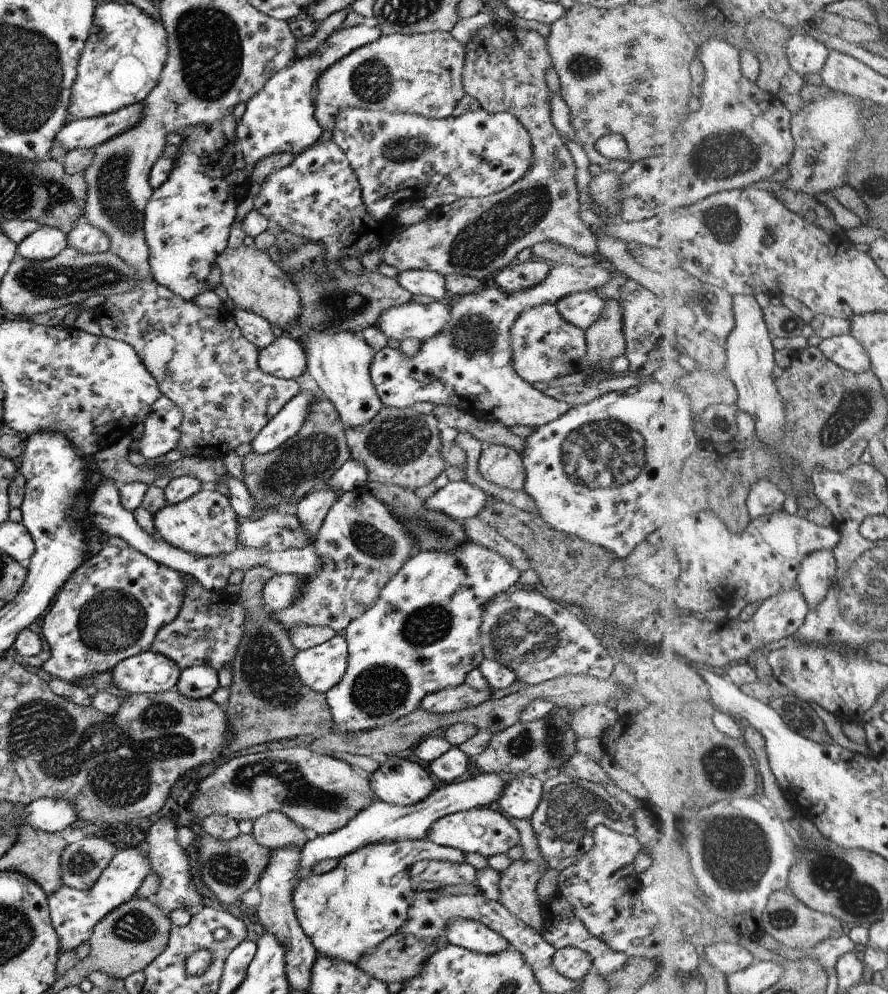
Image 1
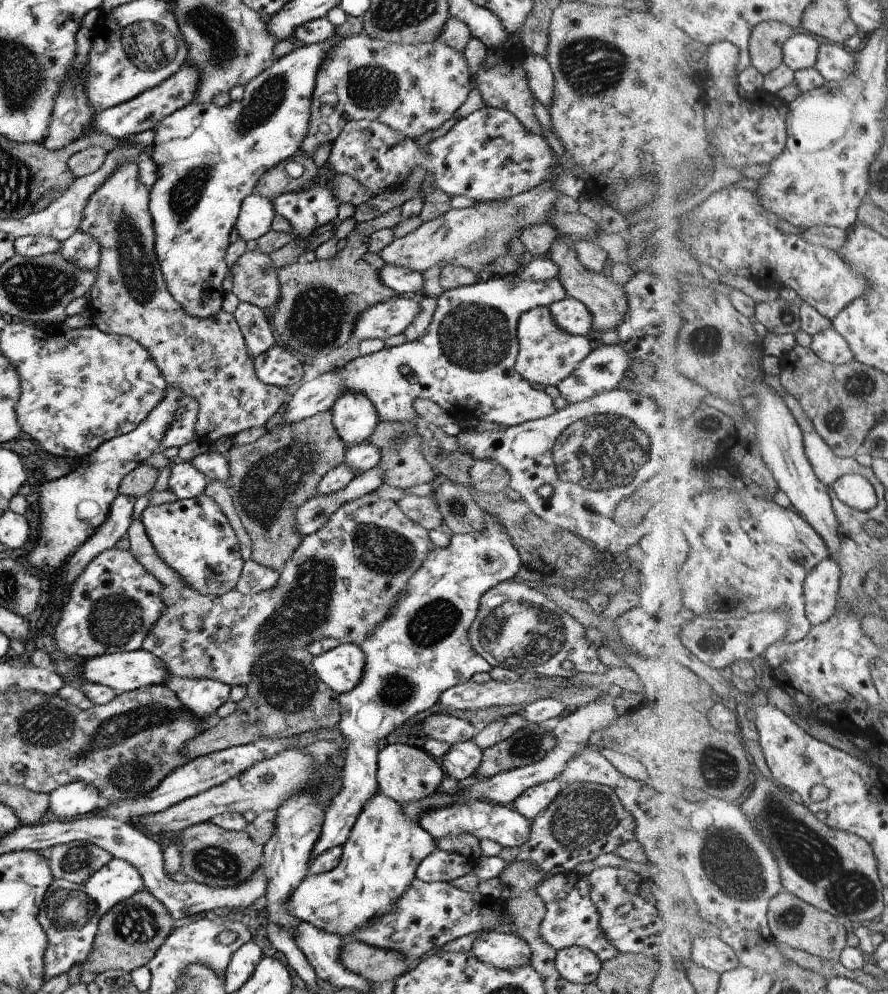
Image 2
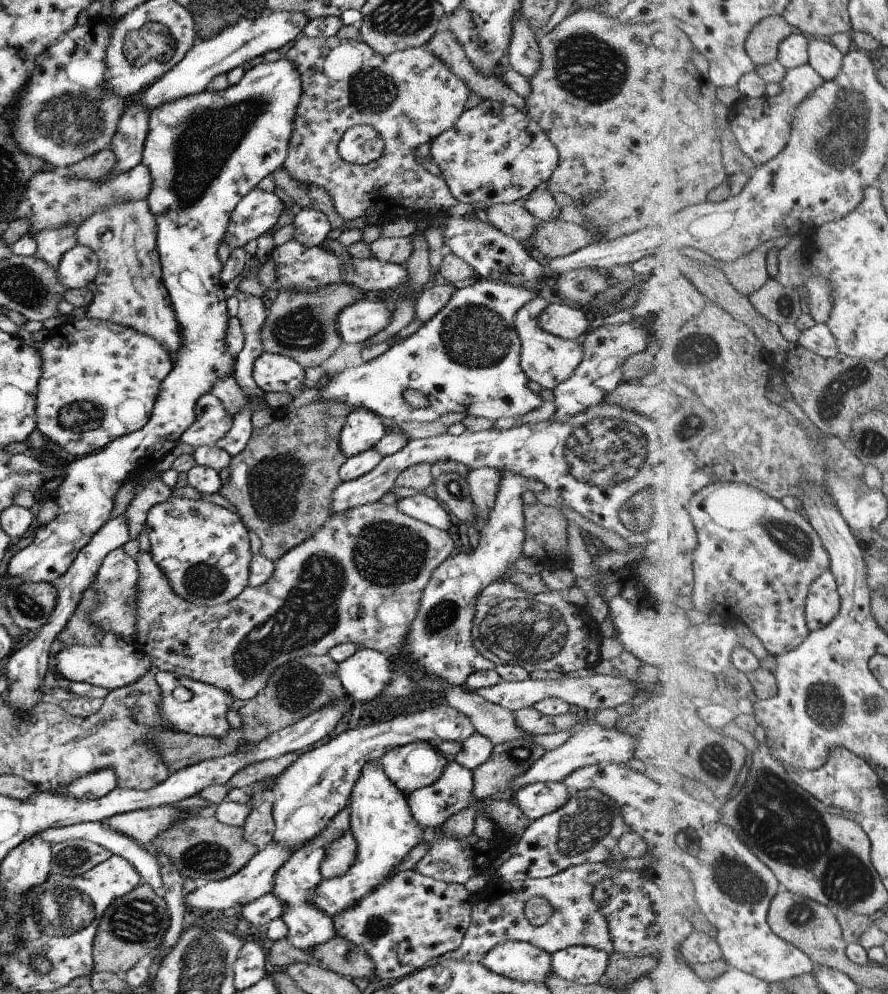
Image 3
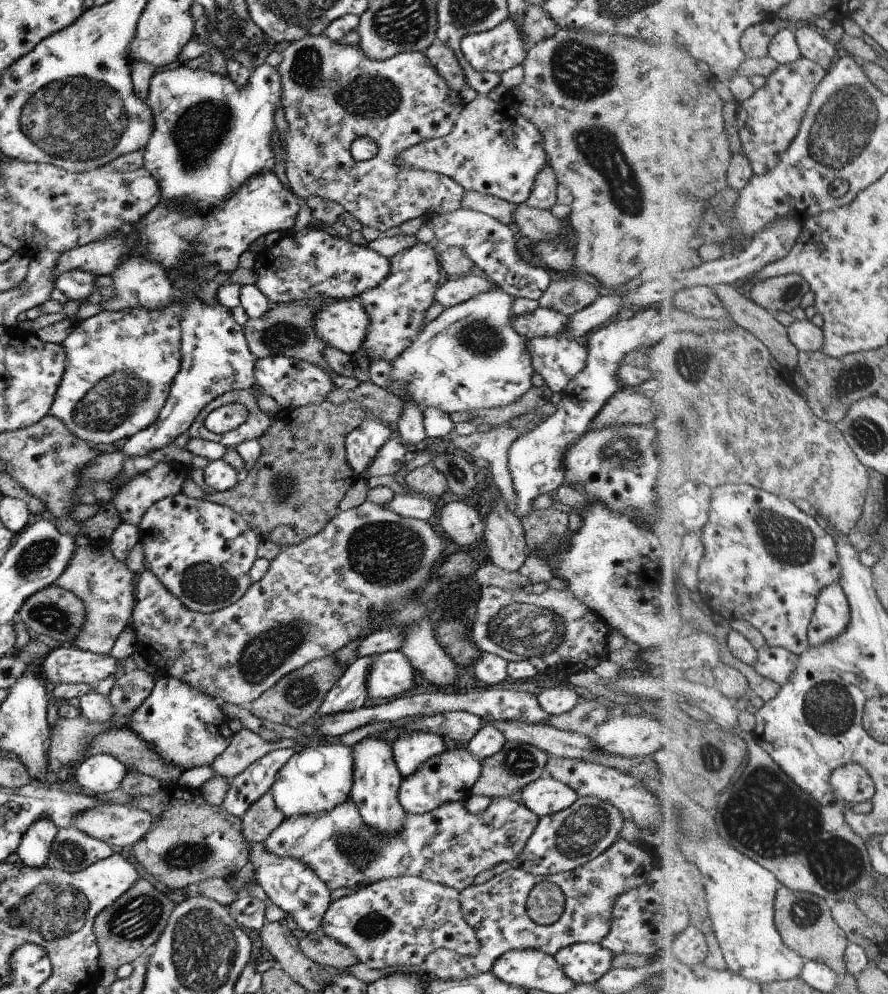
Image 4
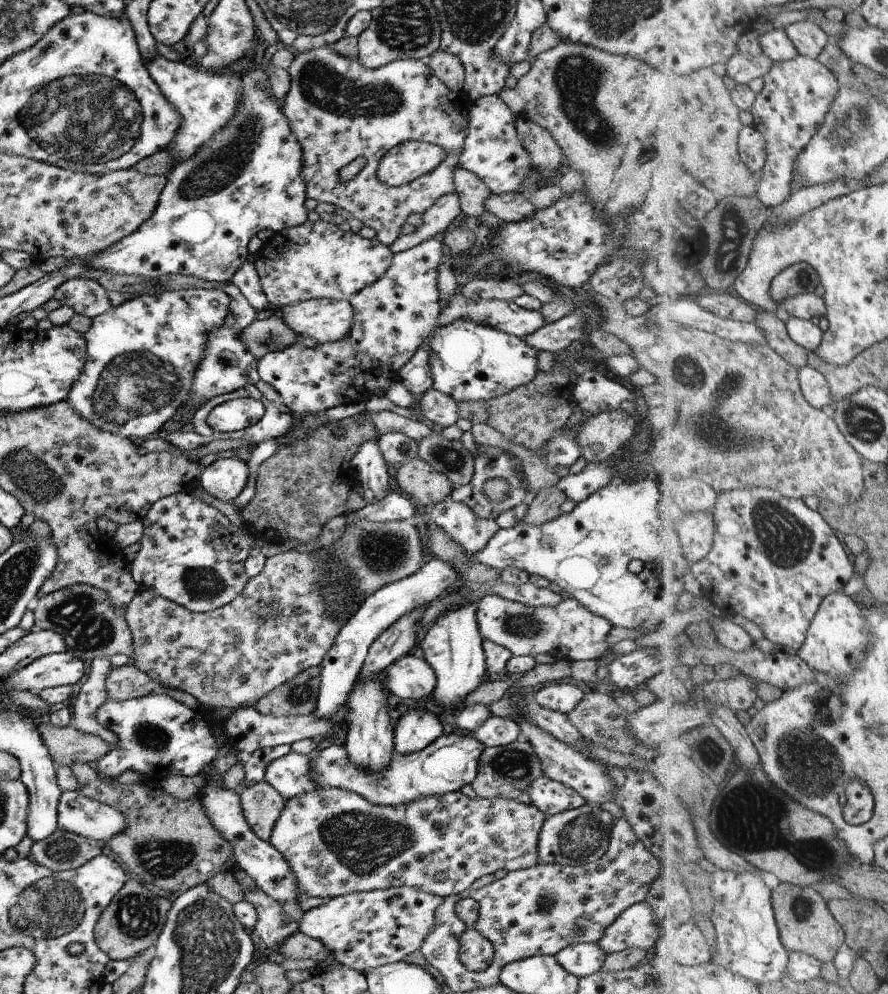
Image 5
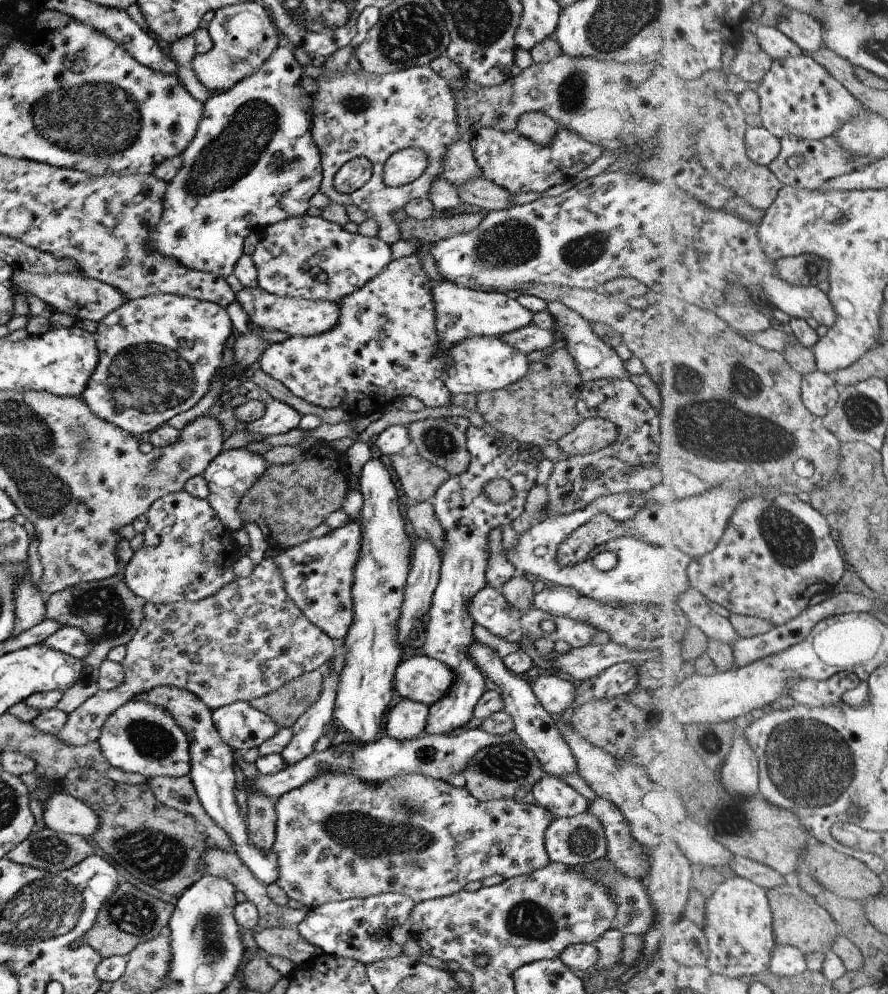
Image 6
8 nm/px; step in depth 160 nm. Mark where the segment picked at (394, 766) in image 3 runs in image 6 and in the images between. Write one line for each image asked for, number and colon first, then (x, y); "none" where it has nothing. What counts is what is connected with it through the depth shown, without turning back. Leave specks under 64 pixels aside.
4: (409, 750)
5: (415, 728)
6: (406, 719)

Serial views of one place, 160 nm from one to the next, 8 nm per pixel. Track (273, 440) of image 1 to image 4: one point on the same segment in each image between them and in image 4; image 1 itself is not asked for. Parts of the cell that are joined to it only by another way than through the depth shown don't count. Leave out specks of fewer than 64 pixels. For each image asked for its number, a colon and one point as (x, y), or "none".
2: (464, 361)
3: (465, 358)
4: (469, 356)

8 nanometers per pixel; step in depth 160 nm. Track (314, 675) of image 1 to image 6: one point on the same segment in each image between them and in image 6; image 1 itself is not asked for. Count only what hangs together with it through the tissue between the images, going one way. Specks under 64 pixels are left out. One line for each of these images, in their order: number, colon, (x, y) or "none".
2: (340, 668)
3: (363, 675)
4: (390, 674)
5: (410, 677)
6: (419, 678)

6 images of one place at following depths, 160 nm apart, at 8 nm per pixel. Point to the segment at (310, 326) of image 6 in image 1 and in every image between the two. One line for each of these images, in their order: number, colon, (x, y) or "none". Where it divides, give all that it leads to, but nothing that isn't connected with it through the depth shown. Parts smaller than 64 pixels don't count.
1: (420, 321)
2: (383, 319)
3: (358, 321)
4: (342, 324)
5: (325, 320)

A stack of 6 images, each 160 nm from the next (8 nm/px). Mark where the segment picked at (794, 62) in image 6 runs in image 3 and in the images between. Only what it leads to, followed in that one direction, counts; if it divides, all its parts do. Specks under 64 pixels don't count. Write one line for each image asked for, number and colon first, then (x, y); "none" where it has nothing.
3: (763, 130)
4: (768, 122)
5: (797, 95)

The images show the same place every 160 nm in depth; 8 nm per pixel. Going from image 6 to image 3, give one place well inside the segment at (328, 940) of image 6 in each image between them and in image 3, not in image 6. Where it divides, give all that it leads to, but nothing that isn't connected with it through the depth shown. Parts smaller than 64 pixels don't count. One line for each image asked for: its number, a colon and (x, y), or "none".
3: (408, 921)
4: (393, 922)
5: (364, 930)

